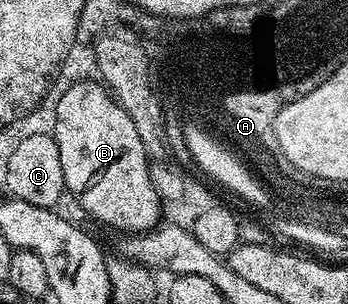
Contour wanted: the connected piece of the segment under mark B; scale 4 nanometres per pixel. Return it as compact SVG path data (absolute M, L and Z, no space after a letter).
M93 80L94 82L74 82L67 90L63 89L58 94L56 101L53 103L52 110L54 108L54 127L52 127L52 133L56 144L60 148L60 165L64 167L64 180L66 181L66 189L69 197L74 197L78 201L78 206L86 214L91 214L98 222L103 222L106 226L111 226L114 230L126 230L122 232L145 232L147 230L154 229L159 225L160 219L158 218L162 214L163 203L158 197L156 188L152 184L150 179L150 158L146 155L146 149L144 144L140 140L140 135L136 133L136 128L132 124L132 120L128 116L128 112L124 112L124 108L114 99L114 95L106 89L105 85L101 81Z

